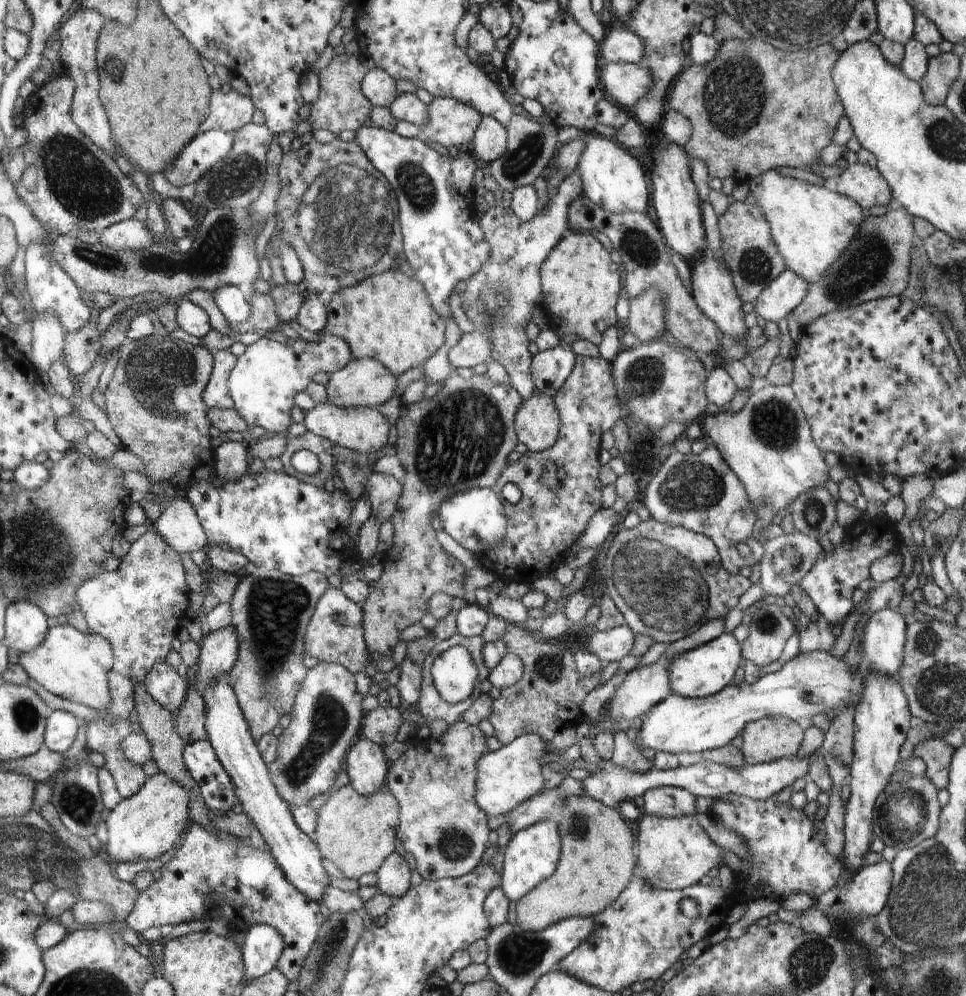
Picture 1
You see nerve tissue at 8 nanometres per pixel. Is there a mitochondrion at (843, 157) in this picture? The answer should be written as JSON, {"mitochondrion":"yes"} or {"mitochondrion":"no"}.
{"mitochondrion":"no"}

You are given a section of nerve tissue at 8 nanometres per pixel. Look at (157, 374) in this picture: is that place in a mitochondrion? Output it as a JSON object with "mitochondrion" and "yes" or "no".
{"mitochondrion":"yes"}

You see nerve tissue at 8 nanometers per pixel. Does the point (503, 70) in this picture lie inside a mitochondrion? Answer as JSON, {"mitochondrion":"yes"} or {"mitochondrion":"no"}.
{"mitochondrion":"no"}

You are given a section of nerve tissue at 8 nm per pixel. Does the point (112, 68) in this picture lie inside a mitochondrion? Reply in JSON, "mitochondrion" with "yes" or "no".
{"mitochondrion":"yes"}

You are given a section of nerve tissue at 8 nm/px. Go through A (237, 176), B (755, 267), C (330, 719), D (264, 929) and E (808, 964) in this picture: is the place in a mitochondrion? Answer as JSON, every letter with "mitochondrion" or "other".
{"A":"mitochondrion","B":"mitochondrion","C":"mitochondrion","D":"other","E":"mitochondrion"}

